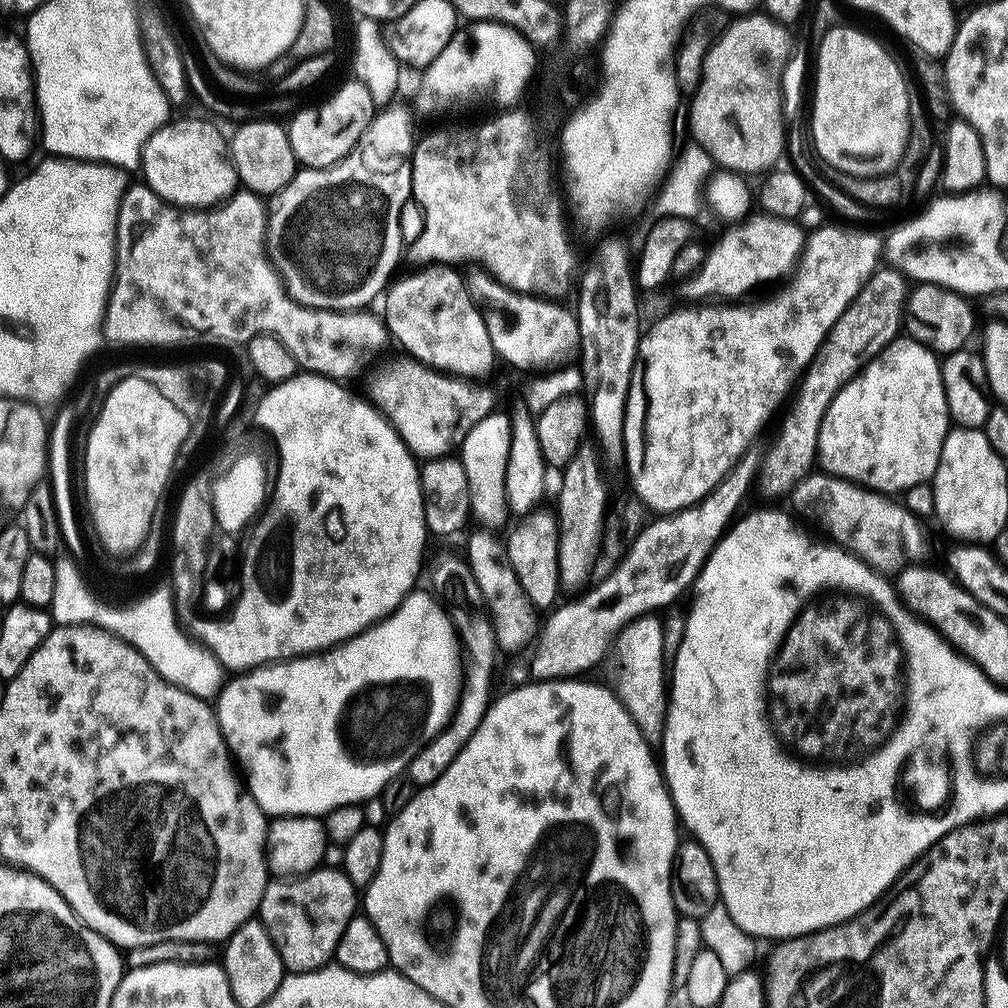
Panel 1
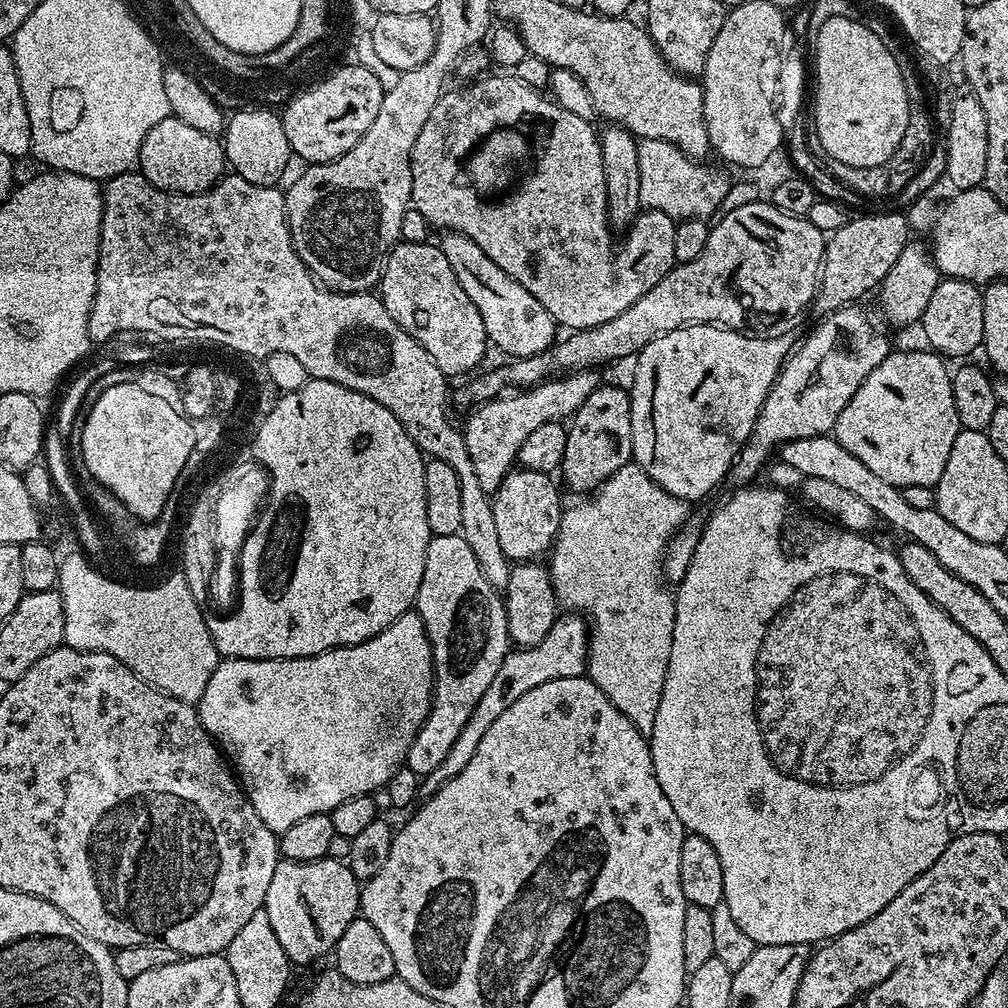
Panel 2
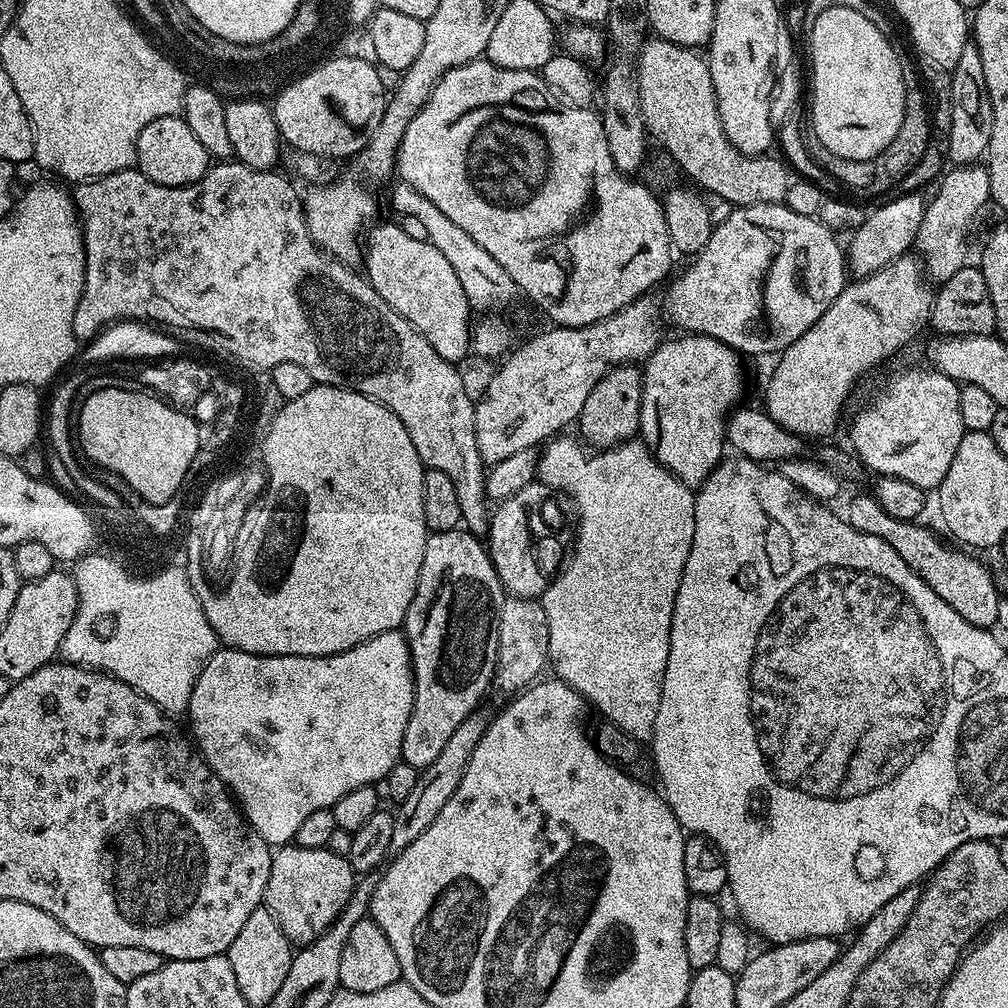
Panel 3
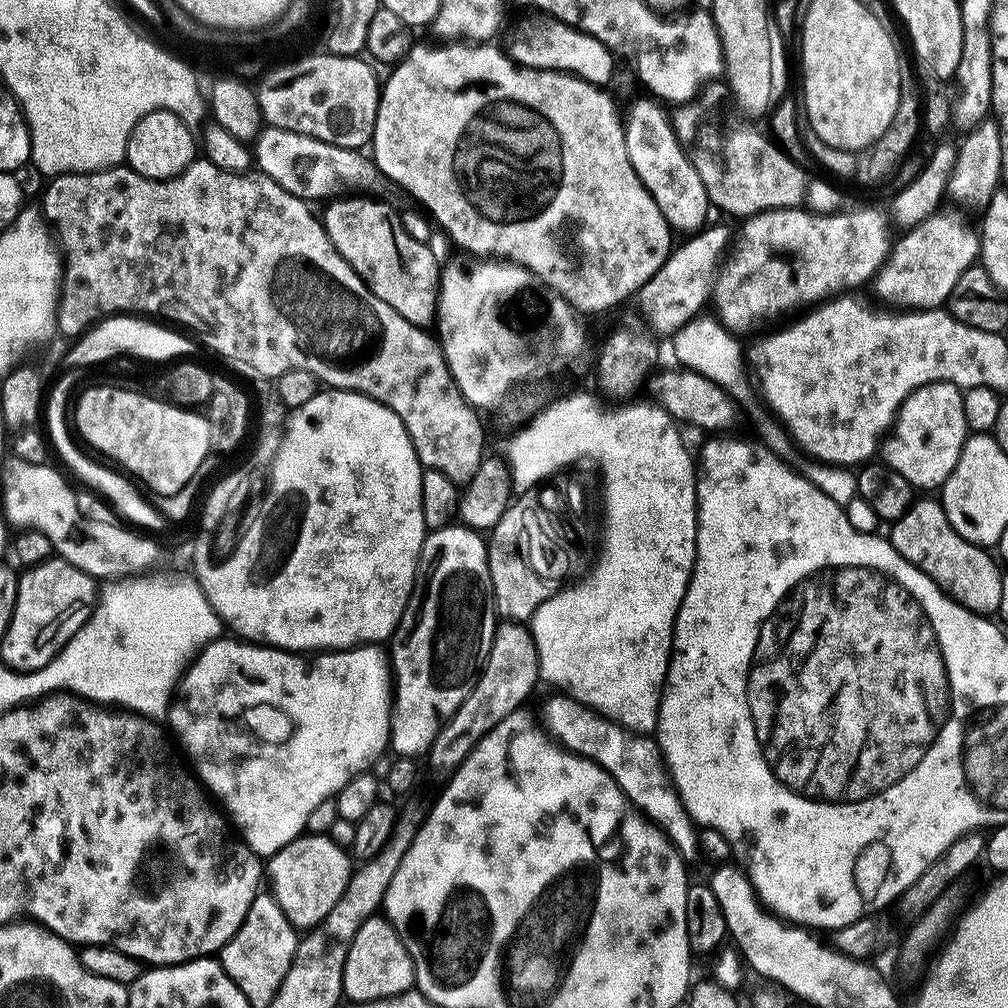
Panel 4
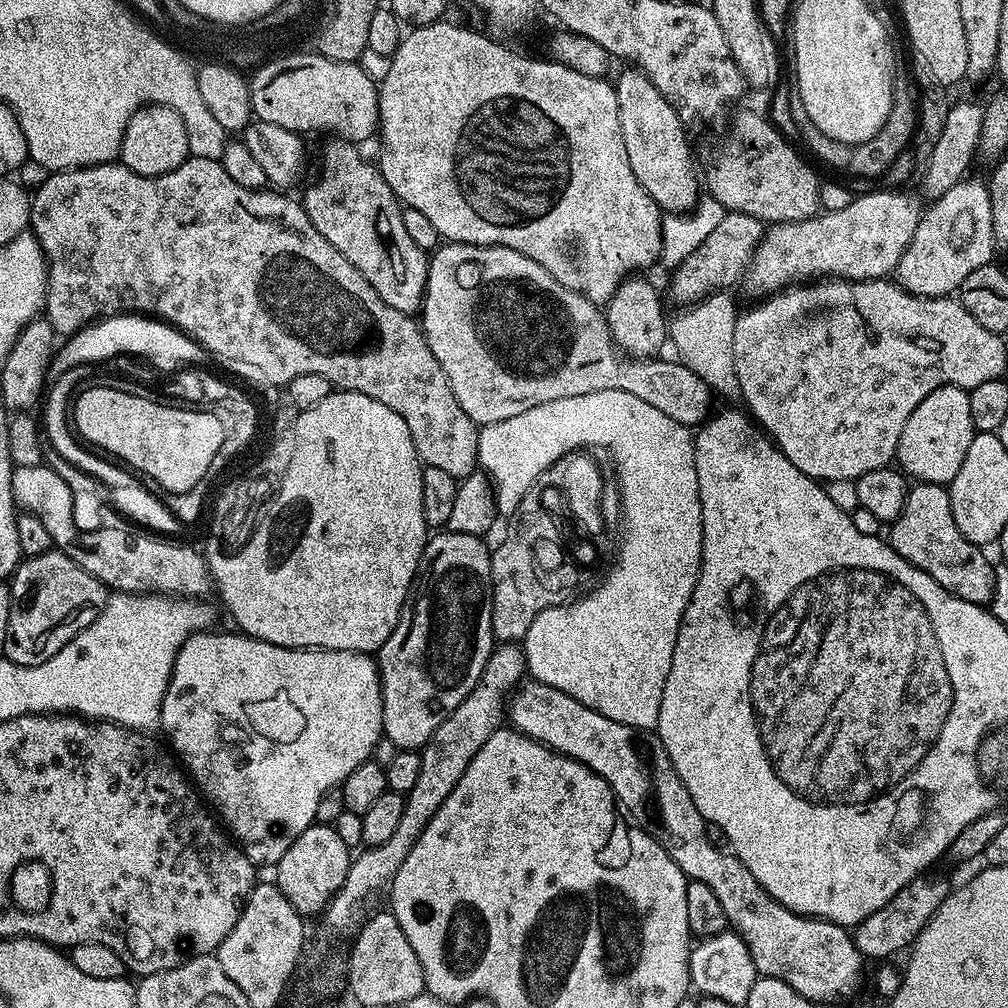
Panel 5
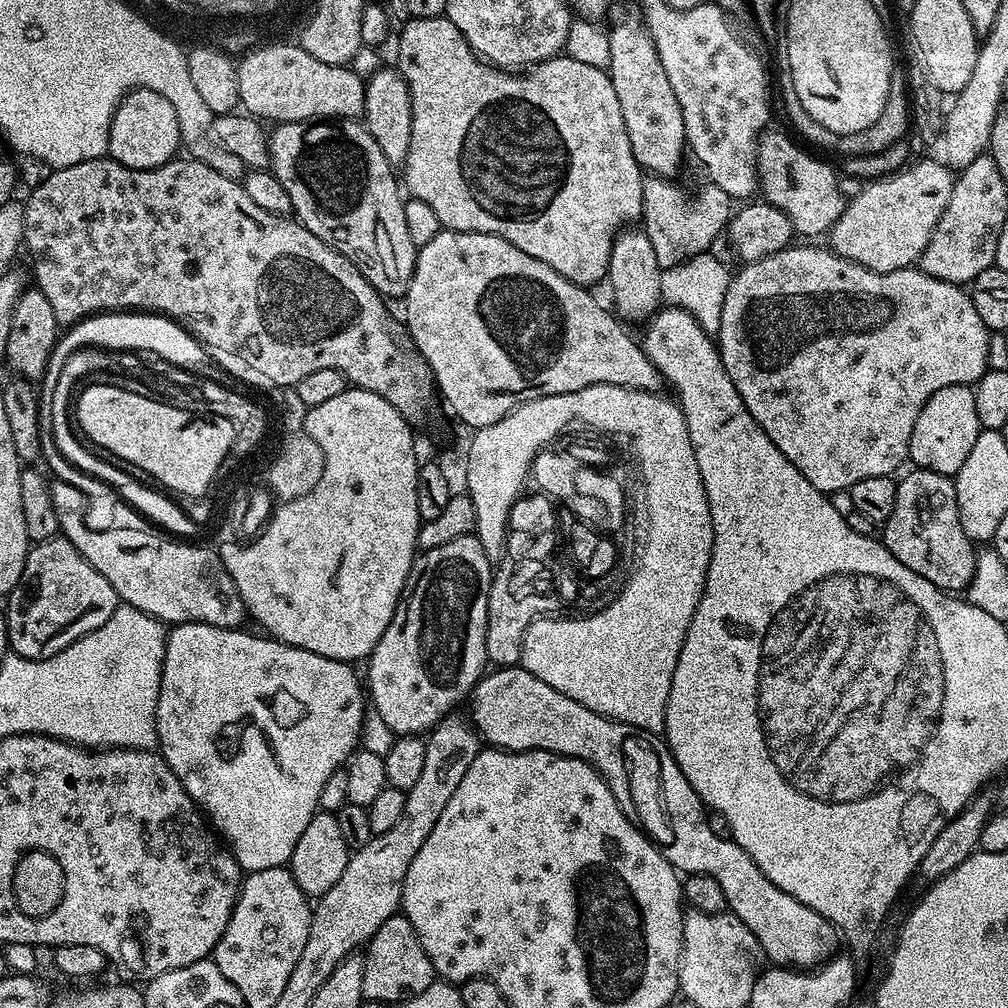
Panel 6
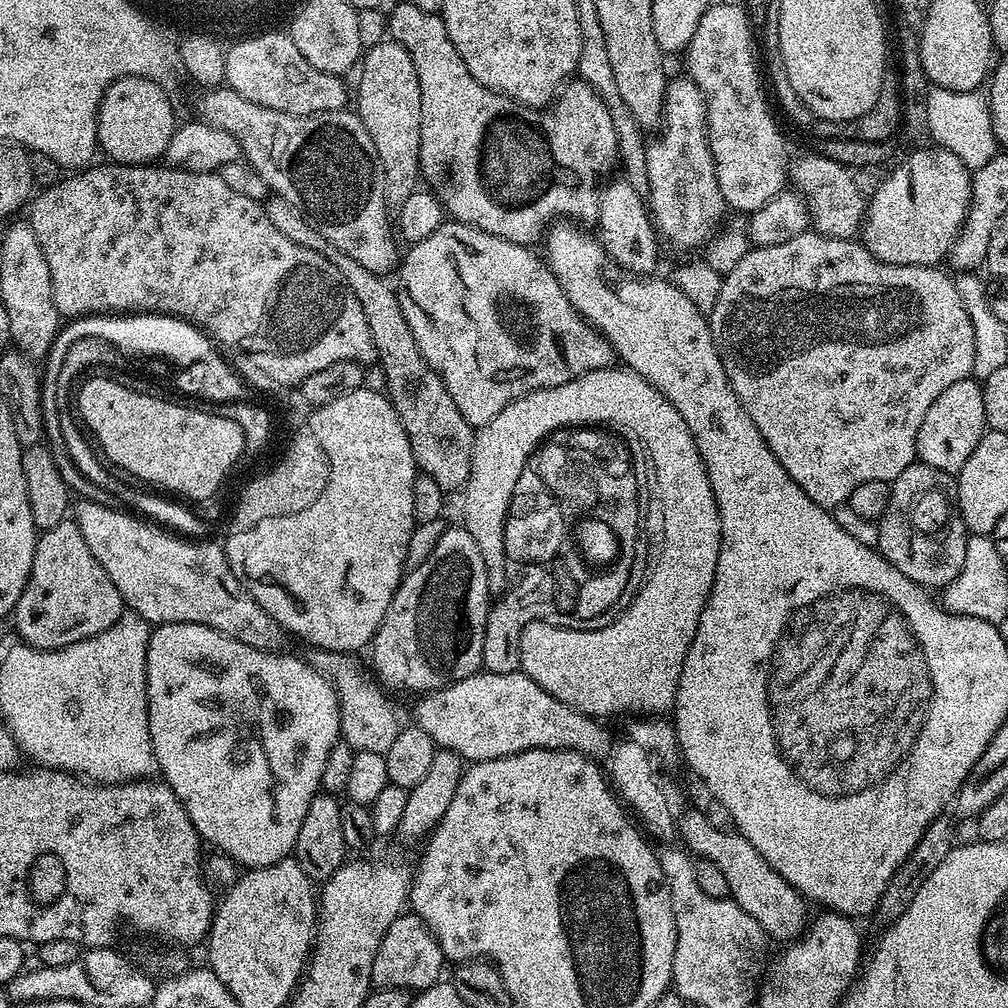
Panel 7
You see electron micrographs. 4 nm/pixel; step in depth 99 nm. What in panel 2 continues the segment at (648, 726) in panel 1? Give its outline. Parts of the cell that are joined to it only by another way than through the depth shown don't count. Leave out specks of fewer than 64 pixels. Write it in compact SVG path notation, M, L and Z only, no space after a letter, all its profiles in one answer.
M636 463L622 466L613 475L608 477L605 484L601 484L596 489L594 495L585 504L580 504L577 508L572 508L563 513L560 518L560 533L556 535L554 541L554 551L551 553L552 564L550 563L550 575L552 578L552 589L556 591L557 601L564 604L565 609L571 610L576 614L587 614L590 617L590 643L588 646L588 666L586 675L588 679L593 680L605 694L614 702L623 712L631 713L632 704L640 704L640 709L634 712L635 719L640 722L651 721L652 715L656 712L656 704L662 698L662 686L666 682L666 670L670 662L670 646L674 638L674 616L676 615L676 598L671 591L664 589L666 585L665 577L662 575L662 564L664 558L664 549L672 541L673 536L689 523L688 508L685 501L680 500L674 494L662 490Z

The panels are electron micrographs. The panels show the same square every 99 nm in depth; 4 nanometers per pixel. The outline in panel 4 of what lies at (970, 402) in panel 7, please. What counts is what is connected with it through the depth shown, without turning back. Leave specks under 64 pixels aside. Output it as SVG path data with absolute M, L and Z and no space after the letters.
M937 382L913 389L900 405L887 433L888 441L882 444L882 460L898 470L902 478L909 480L913 489L939 489L954 470L962 454L962 446L970 435L966 426L966 414L962 410L963 397L963 391L955 384Z

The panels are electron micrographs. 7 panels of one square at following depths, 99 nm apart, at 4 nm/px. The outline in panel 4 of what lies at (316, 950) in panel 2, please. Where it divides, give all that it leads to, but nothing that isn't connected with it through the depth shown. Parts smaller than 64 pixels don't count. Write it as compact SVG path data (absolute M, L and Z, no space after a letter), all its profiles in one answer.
M301 834L286 846L282 846L267 861L266 880L272 883L271 895L276 897L276 905L286 914L286 918L297 930L311 930L330 914L334 906L338 906L347 884L351 882L354 871L353 861L349 853L339 848L327 834Z

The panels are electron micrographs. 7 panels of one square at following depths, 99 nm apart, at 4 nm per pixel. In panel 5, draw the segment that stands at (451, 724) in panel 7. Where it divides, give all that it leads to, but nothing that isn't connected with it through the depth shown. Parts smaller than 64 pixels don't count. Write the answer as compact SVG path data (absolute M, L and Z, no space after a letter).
M525 681L511 697L510 712L511 708L511 727L598 773L610 785L617 803L623 809L638 805L645 792L647 795L650 778L645 768L638 765L637 756L628 746L631 741L630 728L590 710L576 698L540 681Z

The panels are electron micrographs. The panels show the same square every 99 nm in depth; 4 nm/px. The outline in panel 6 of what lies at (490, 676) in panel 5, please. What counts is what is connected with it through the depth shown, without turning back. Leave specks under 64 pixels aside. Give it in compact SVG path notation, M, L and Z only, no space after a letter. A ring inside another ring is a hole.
M449 714L427 733L424 740L426 746L426 762L422 769L422 775L418 778L415 786L410 786L407 794L412 798L406 798L406 807L408 807L408 816L416 812L416 816L432 816L432 820L438 822L442 818L440 808L446 810L444 802L450 802L450 797L454 794L452 788L458 790L458 782L466 778L466 770L470 770L470 762L482 751L482 741L475 728L467 719L459 720L456 714ZM440 780L448 780L448 784L440 784Z

